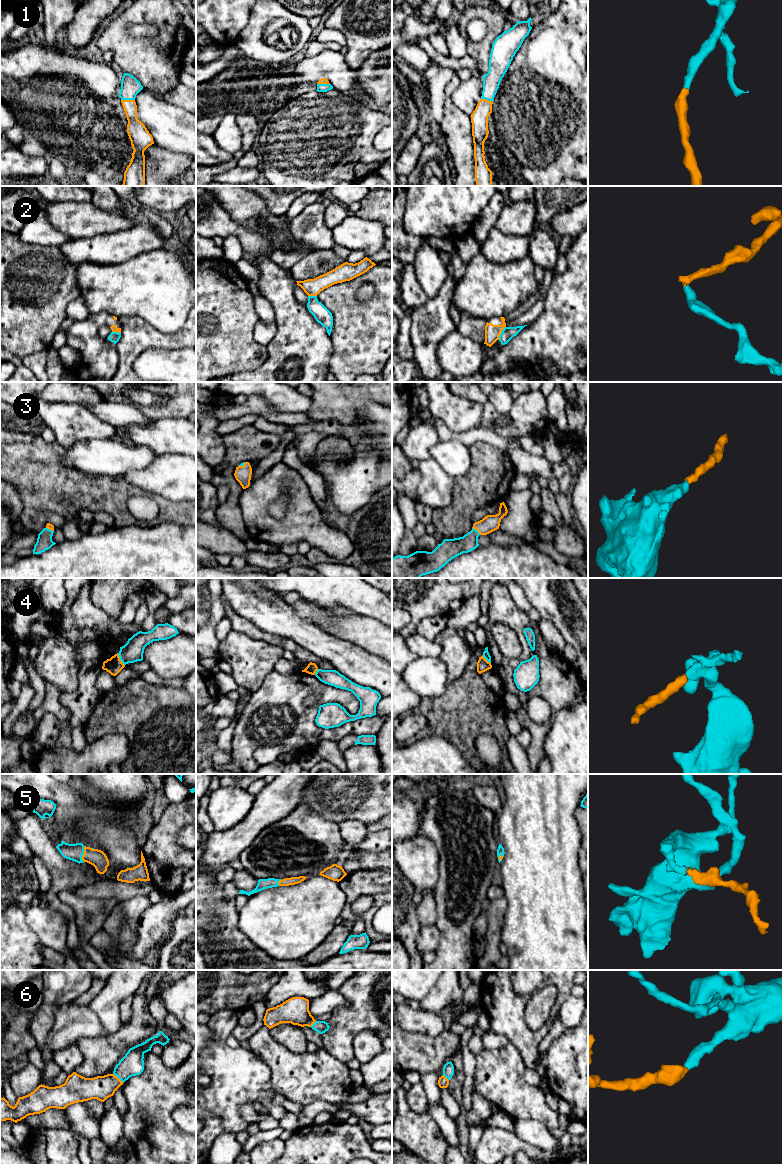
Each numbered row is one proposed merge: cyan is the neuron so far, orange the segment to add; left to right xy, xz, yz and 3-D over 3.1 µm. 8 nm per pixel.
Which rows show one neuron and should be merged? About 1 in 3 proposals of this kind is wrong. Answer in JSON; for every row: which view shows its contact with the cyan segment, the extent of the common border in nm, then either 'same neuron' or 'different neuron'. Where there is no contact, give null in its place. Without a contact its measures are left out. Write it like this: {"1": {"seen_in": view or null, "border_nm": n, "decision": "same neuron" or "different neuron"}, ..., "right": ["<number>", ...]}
{"1": {"seen_in": "xy", "border_nm": 110, "decision": "same neuron"}, "2": {"seen_in": "yz", "border_nm": 130, "decision": "different neuron"}, "3": {"seen_in": "yz", "border_nm": 90, "decision": "same neuron"}, "4": {"seen_in": "xy", "border_nm": 120, "decision": "different neuron"}, "5": {"seen_in": "xy", "border_nm": 130, "decision": "same neuron"}, "6": {"seen_in": "xy", "border_nm": 120, "decision": "same neuron"}, "right": ["1", "3", "5", "6"]}

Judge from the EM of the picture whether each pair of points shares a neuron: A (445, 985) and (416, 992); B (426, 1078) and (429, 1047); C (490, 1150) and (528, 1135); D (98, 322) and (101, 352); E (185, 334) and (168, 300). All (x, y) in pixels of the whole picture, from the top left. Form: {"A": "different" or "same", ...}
{"A": "different", "B": "different", "C": "different", "D": "same", "E": "different"}

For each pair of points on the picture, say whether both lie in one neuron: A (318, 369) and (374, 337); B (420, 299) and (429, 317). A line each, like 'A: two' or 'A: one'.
A: two
B: two

